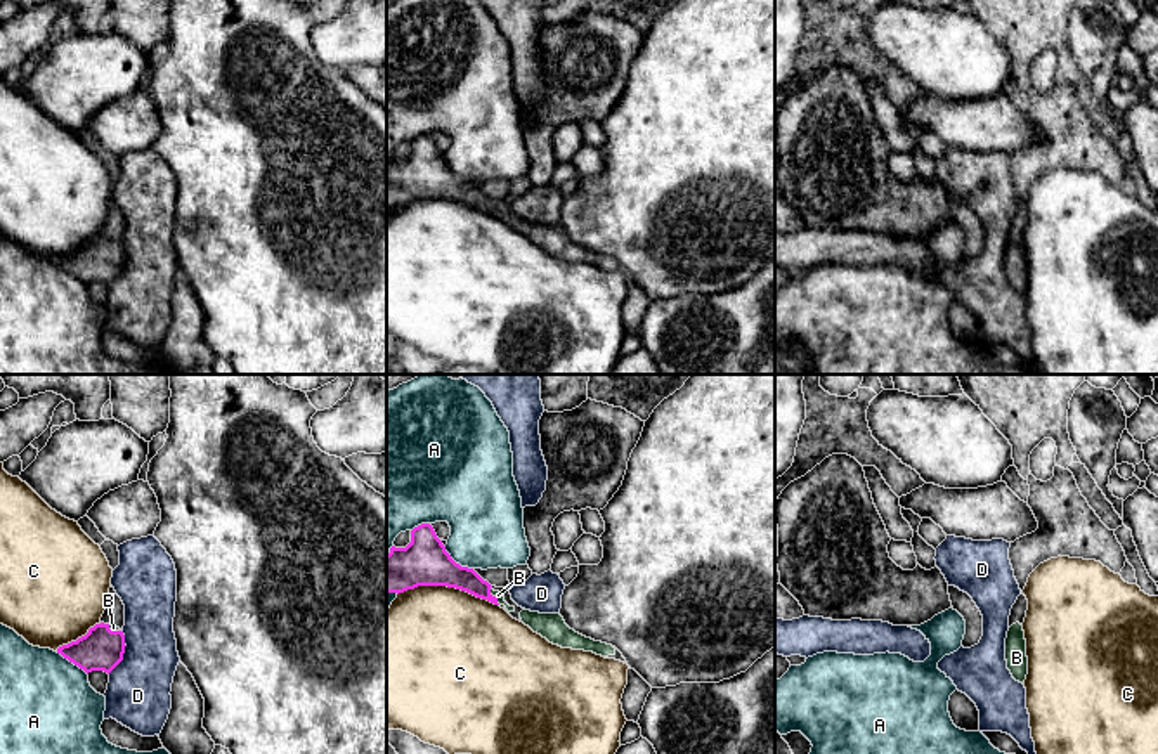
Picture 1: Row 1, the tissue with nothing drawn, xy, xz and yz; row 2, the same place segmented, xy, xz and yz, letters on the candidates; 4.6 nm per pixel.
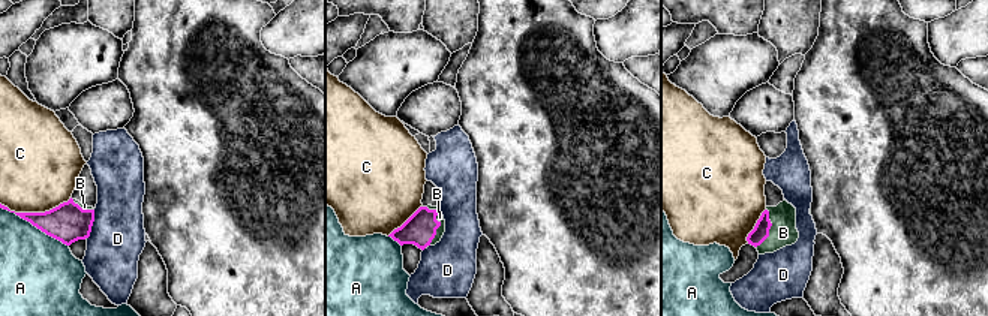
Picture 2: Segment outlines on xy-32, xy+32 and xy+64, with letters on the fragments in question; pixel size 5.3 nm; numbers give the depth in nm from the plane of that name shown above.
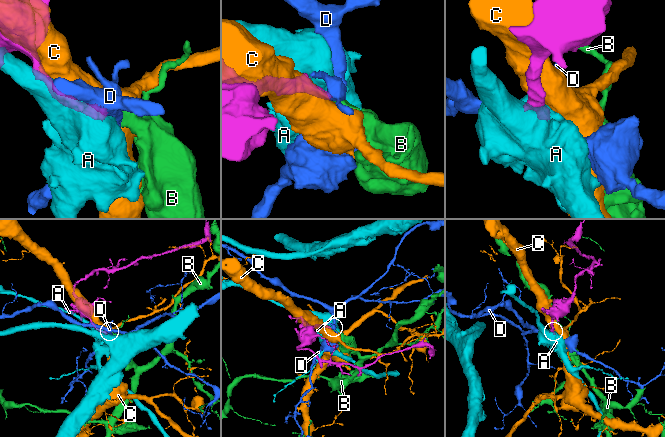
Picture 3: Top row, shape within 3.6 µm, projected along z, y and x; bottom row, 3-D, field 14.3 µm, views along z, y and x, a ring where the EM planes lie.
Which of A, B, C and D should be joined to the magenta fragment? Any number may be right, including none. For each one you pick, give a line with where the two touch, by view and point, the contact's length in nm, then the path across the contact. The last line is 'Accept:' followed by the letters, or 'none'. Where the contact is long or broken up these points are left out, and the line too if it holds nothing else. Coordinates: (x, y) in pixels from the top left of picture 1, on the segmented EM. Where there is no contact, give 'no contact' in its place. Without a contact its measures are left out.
B: meets magenta in xz at (491, 595); contact 100 nm long; runs through xz (444, 571), (468, 579), (491, 595), (498, 595)
Accept: B

